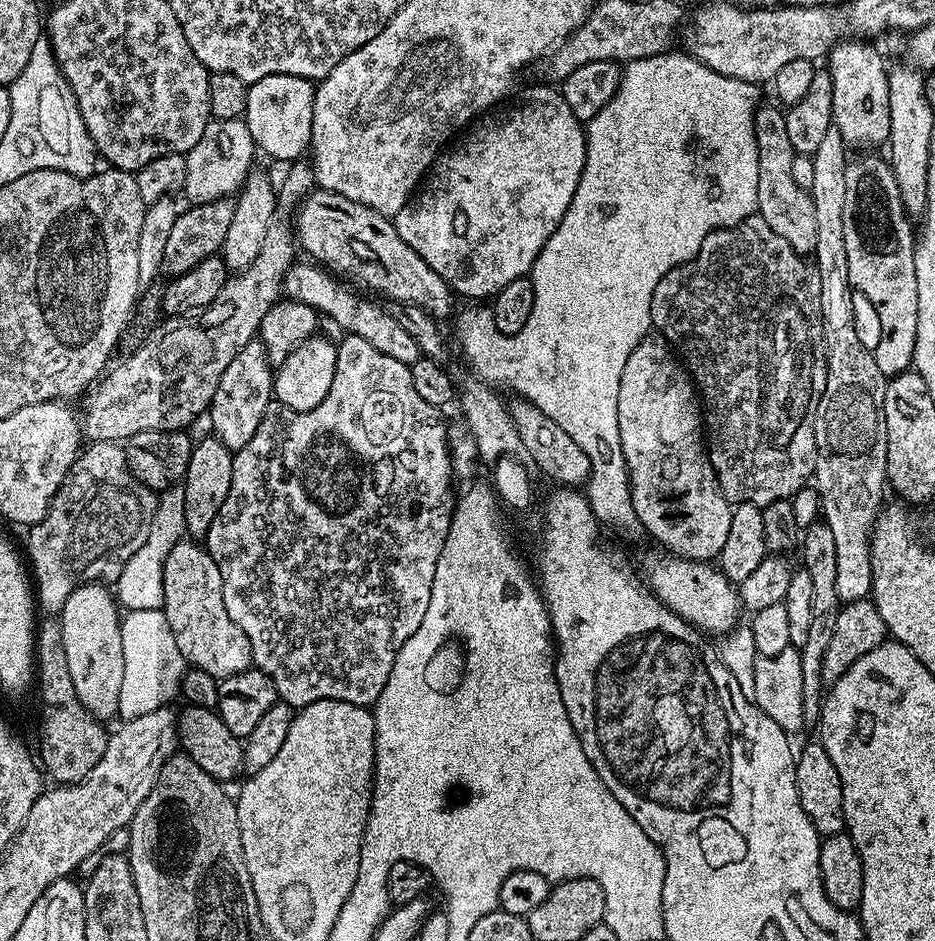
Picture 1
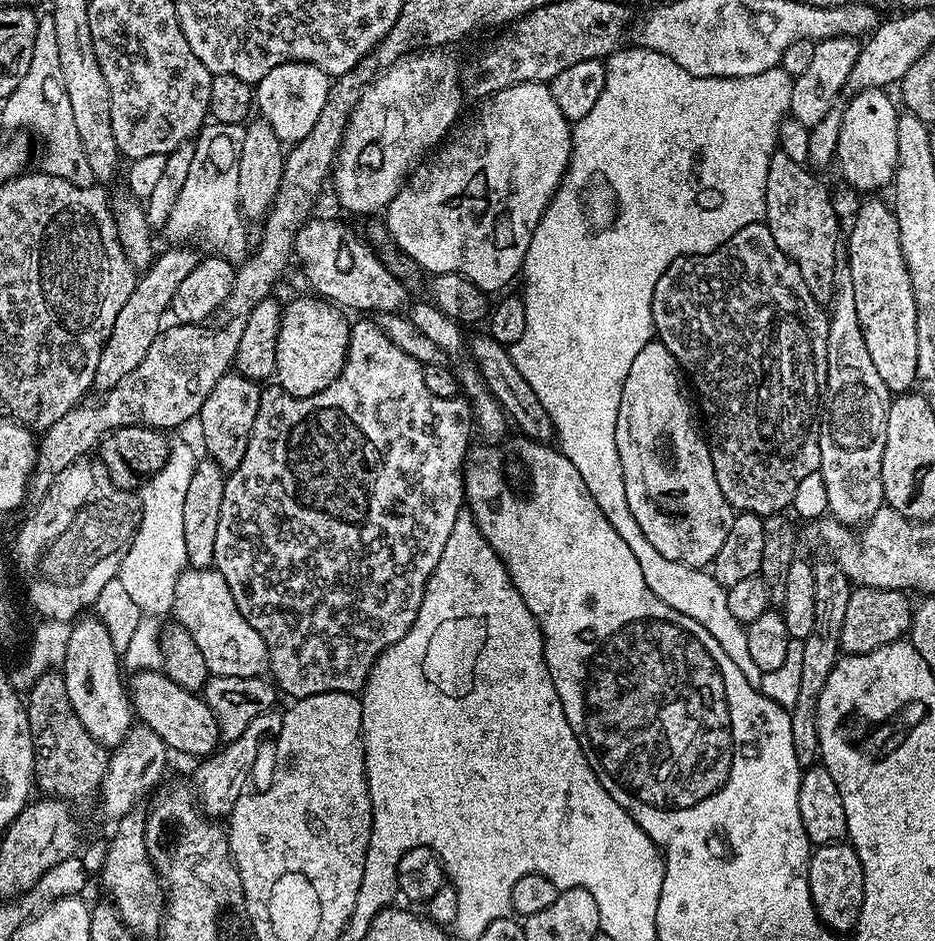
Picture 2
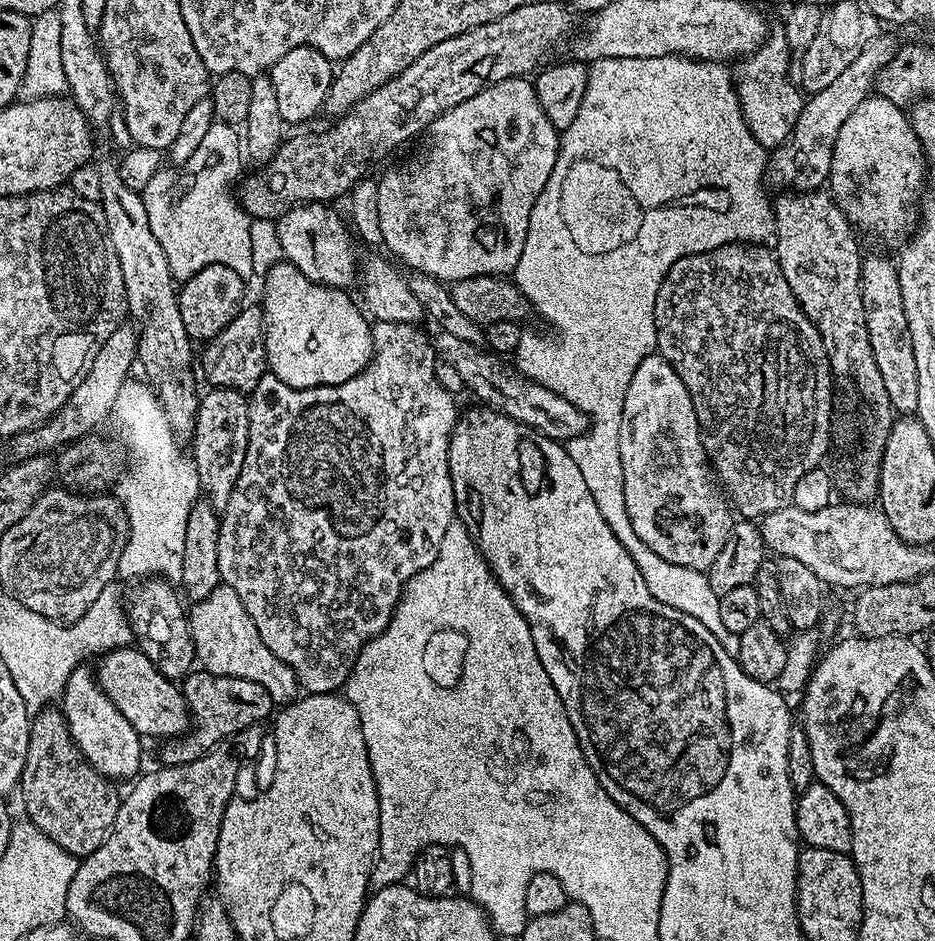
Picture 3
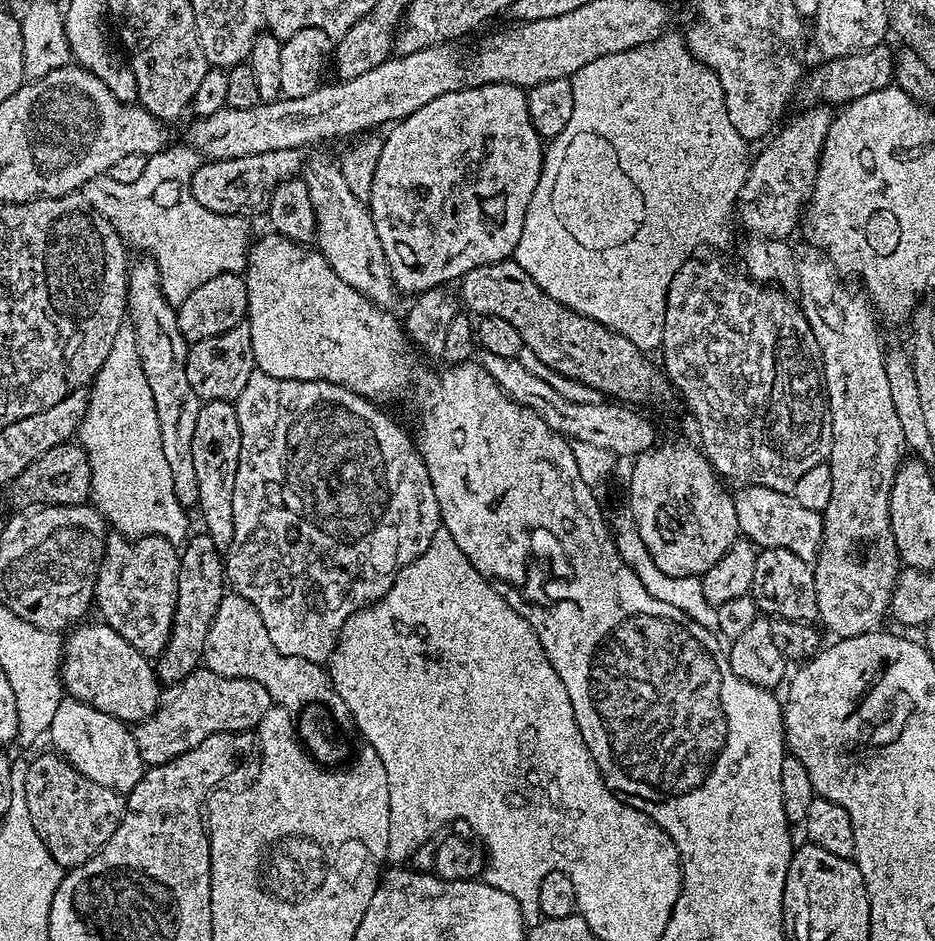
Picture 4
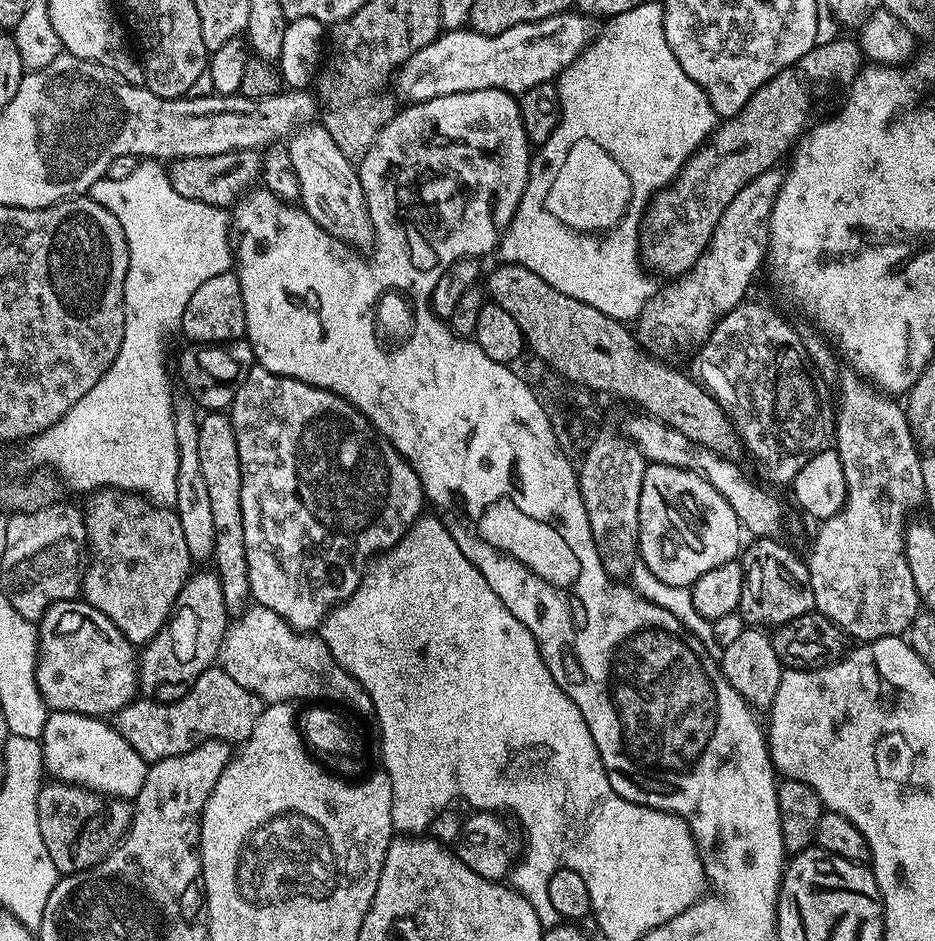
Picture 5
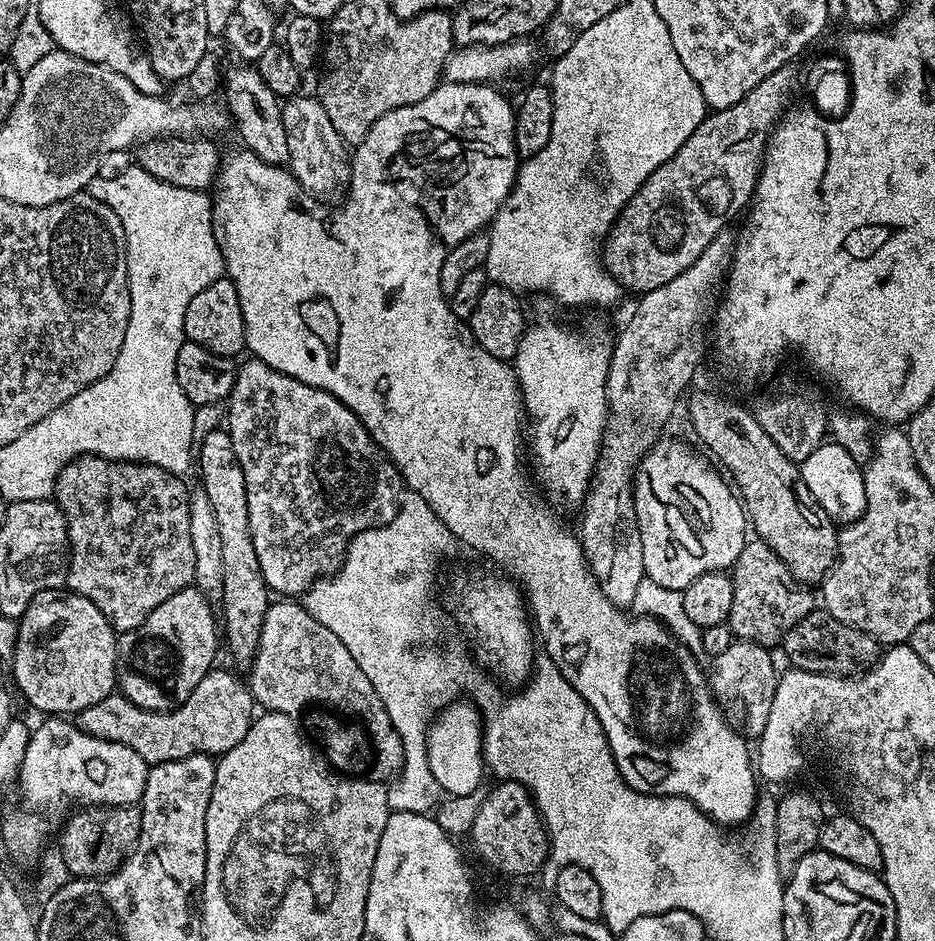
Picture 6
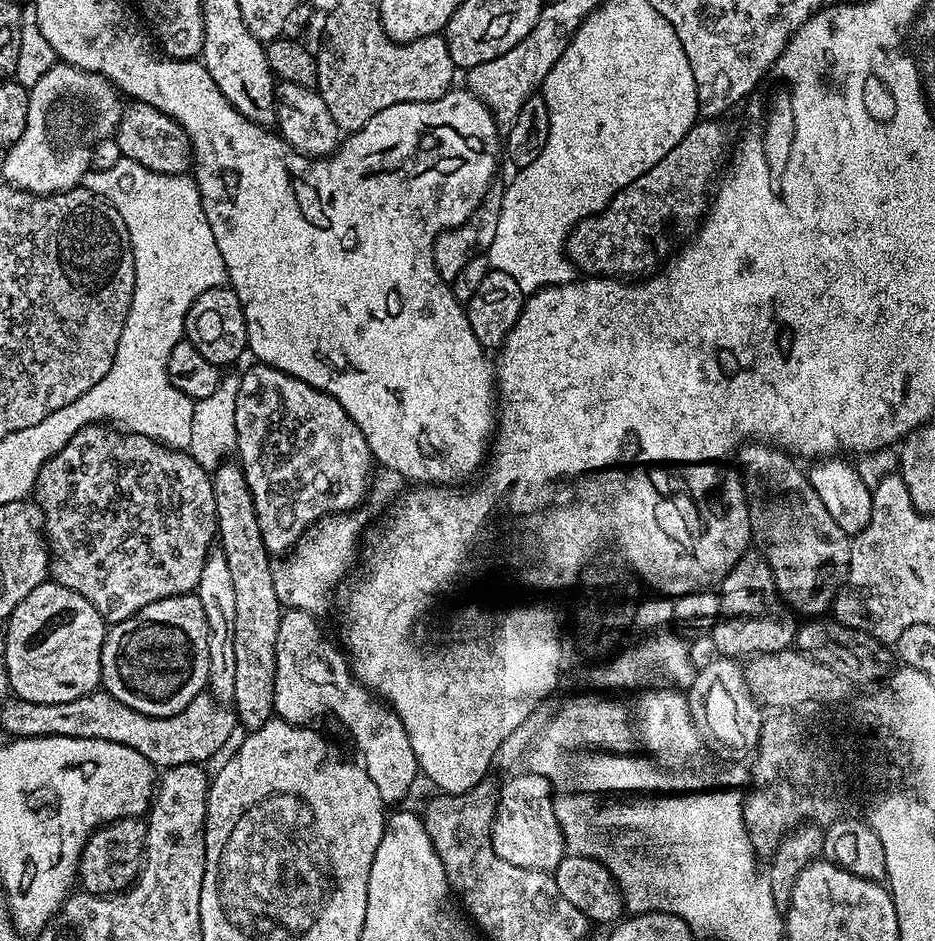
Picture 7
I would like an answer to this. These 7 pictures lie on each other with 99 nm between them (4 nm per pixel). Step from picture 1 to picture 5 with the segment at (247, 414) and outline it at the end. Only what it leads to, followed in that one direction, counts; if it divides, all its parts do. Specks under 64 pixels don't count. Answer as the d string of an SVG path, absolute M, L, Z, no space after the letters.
M212 410L205 416L208 417L200 420L200 429L198 430L198 458L202 458L202 478L206 478L206 490L210 493L210 506L216 531L213 550L214 571L216 577L222 582L222 598L226 602L229 613L239 614L249 607L252 591L246 566L246 534L242 534L242 498L240 497L242 474L238 462L238 442L234 438L232 417L227 411Z

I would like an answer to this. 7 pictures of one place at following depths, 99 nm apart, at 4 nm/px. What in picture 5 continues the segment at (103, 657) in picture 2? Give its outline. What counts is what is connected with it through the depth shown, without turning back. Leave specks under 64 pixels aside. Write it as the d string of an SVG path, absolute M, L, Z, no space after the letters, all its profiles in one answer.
M49 711L42 735L42 745L44 767L49 773L53 772L51 775L55 779L82 784L85 788L103 792L105 796L121 798L135 798L142 790L142 782L146 782L149 765L138 754L138 750L134 750L134 746L130 746L130 742L126 742L126 738L122 738L122 734L117 732L107 719L99 716Z

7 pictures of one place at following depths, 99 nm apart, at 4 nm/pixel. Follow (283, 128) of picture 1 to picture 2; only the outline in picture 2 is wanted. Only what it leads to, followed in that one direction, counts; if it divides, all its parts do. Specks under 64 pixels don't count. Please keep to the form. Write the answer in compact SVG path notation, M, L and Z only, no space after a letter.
M291 60L274 66L270 74L255 81L254 108L259 119L269 124L277 138L291 146L306 138L310 130L314 130L314 122L318 122L318 114L322 114L322 106L326 106L332 85L333 81L318 66Z

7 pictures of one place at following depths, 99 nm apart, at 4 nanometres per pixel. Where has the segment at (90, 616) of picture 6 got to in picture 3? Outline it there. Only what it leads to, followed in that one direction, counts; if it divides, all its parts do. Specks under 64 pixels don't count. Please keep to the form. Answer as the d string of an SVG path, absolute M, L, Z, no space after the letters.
M116 648L104 652L99 659L98 679L101 690L110 698L110 702L114 702L114 706L118 706L118 710L122 710L126 722L134 726L141 738L179 738L188 731L190 717L183 691L173 681L167 680L139 648Z

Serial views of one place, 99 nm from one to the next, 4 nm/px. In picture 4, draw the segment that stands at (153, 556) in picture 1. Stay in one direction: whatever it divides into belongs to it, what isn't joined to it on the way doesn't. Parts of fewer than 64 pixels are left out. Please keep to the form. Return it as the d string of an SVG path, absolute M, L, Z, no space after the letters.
M125 322L118 330L118 334L114 334L114 346L110 346L106 362L101 366L95 380L91 381L88 409L86 418L82 418L80 423L78 443L90 458L91 503L119 535L129 538L161 536L174 545L187 541L190 535L189 513L174 494L170 466L166 466L166 454L162 454L162 438L158 430L154 394L150 394L150 382L146 382L146 374L142 370L142 358L138 356L136 345L136 331L131 323Z

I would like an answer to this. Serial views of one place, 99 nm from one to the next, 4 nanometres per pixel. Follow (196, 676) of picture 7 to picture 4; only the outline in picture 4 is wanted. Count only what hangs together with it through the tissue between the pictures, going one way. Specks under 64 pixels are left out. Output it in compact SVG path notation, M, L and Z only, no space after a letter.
M207 534L189 535L180 552L180 573L176 613L172 633L164 652L155 661L156 675L165 685L184 680L201 667L206 634L210 634L210 622L226 594L226 560Z

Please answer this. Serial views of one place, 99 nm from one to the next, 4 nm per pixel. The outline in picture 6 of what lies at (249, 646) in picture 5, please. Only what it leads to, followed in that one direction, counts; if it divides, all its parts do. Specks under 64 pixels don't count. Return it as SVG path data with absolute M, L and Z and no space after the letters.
M288 598L277 601L277 604L276 601L269 603L256 657L246 672L253 701L270 712L300 714L305 711L304 704L308 704L327 706L355 718L371 739L374 766L376 762L376 768L381 772L379 775L395 777L404 764L402 738L398 730L394 730L394 722L390 722L390 714L386 714L386 706L382 706L382 698L378 698L378 690L374 690L370 678L362 674L350 650L346 650L339 638L318 622L318 618L311 616L303 603Z

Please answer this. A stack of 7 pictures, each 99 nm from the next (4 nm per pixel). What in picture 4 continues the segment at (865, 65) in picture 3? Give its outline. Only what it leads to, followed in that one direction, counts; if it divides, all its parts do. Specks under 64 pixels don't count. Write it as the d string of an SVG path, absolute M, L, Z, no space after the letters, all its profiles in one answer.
M809 107L801 116L794 117L790 124L785 123L763 145L765 148L757 156L755 153L754 159L748 165L748 177L736 201L735 211L739 223L741 220L752 231L753 237L787 241L788 235L795 228L797 231L802 207L807 203L816 181L824 139L833 119L834 112L831 107Z

